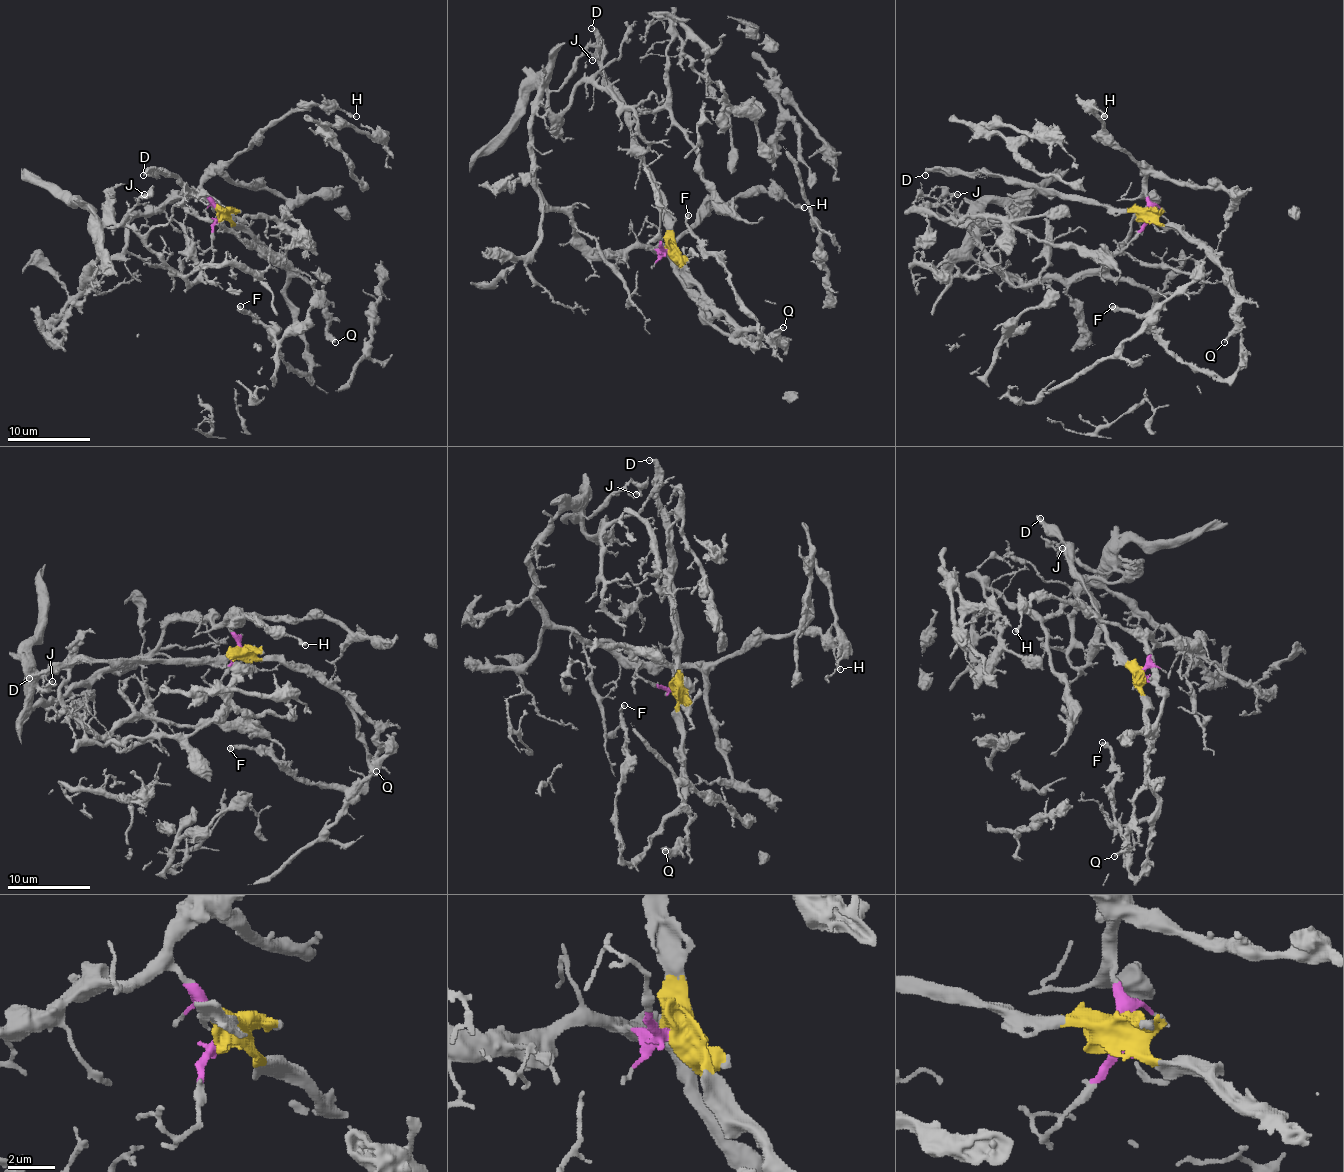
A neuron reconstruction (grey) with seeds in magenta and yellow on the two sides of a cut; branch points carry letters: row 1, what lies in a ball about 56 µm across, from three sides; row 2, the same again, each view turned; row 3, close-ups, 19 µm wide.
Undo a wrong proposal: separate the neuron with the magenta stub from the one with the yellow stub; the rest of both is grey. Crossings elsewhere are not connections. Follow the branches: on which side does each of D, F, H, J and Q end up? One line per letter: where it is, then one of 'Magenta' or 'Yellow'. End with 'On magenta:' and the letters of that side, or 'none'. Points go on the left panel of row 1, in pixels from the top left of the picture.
D: Place: (143, 175). Yellow
F: Place: (240, 306). Yellow
H: Place: (356, 116). Magenta
J: Place: (144, 194). Magenta
Q: Place: (335, 342). Yellow
On magenta: H, J

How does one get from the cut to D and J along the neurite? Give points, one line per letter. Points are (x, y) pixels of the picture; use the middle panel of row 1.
D: (668, 252), (662, 192), (635, 140), (631, 113), (625, 101), (606, 80), (598, 35), (592, 29)
J: (668, 252), (596, 252), (536, 186), (540, 82), (556, 91), (587, 47), (592, 60)

